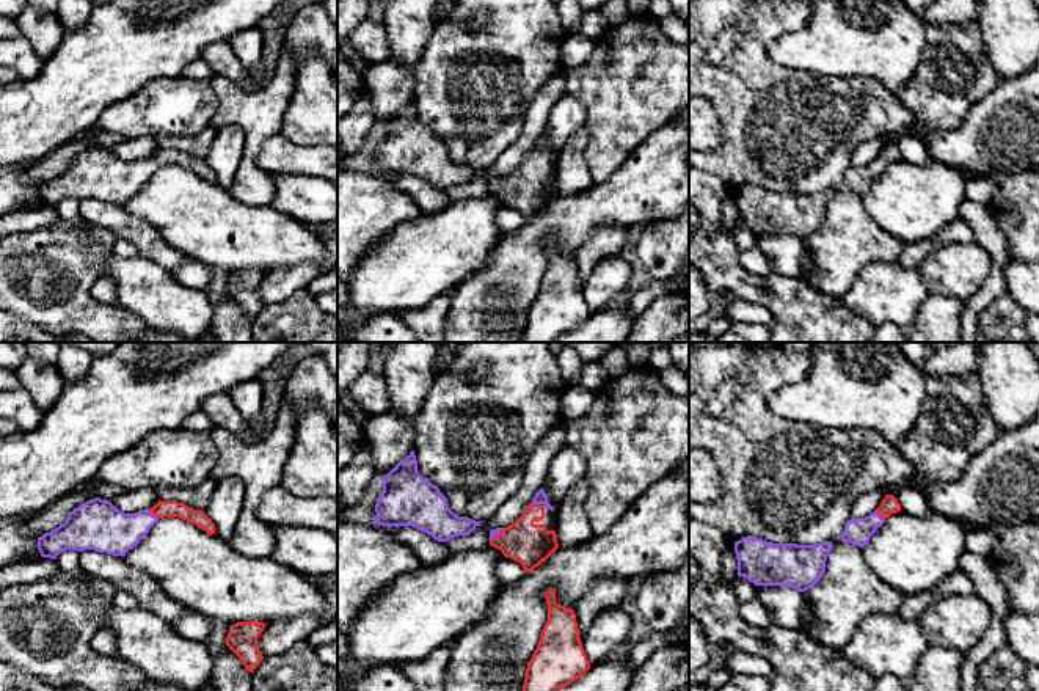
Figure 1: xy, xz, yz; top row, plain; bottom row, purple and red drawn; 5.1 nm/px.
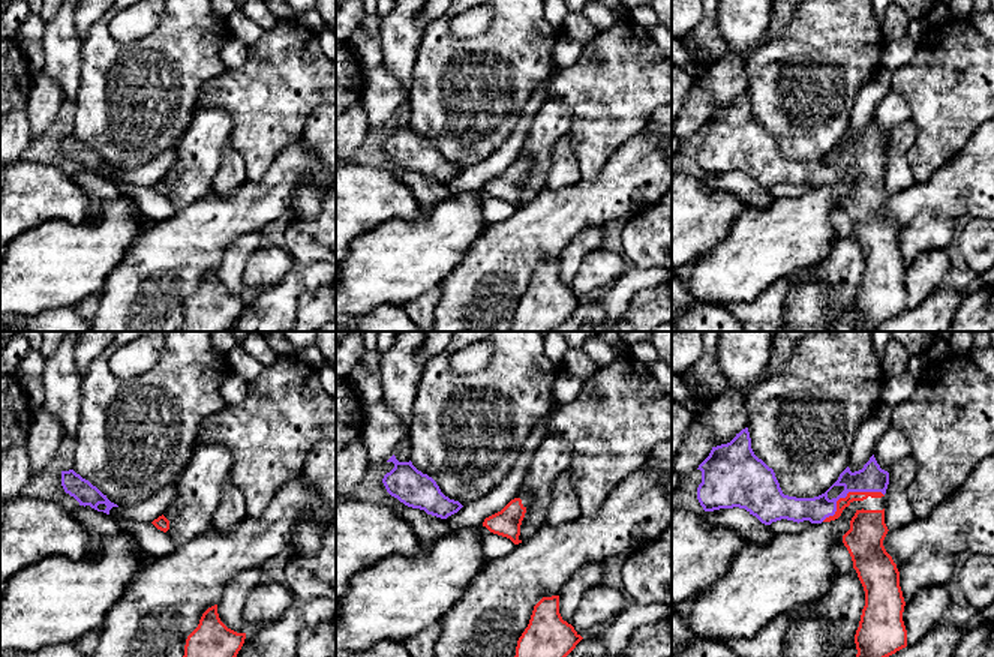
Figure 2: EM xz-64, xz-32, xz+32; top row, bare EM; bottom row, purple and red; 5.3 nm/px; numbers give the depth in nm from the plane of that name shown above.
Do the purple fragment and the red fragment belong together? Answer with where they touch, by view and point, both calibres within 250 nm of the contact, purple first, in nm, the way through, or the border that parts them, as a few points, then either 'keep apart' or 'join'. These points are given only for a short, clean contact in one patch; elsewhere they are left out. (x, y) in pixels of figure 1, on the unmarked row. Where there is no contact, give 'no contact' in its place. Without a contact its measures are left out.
xy (151, 162) | 240/90 nm | across xy (107, 178), (132, 176), (151, 162), (162, 157) | join

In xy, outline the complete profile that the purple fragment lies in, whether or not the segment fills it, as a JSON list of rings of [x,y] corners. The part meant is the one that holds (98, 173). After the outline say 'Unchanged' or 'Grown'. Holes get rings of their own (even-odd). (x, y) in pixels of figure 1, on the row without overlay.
[[[94,146],[69,160],[63,173],[38,185],[38,198],[50,207],[66,198],[94,198],[124,206],[165,165],[188,168],[207,182],[215,182],[215,173],[204,159],[177,149],[159,148],[151,157],[124,162],[110,149]]]. Grown

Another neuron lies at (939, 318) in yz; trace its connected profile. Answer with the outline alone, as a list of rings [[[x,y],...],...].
[[[928,294],[910,324],[885,322],[876,328],[871,342],[962,342],[964,306],[959,298]]]

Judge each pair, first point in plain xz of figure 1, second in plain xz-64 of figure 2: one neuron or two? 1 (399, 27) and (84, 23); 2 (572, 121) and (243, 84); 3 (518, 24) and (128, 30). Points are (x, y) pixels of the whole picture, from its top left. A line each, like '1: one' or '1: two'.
1: two
2: two
3: two

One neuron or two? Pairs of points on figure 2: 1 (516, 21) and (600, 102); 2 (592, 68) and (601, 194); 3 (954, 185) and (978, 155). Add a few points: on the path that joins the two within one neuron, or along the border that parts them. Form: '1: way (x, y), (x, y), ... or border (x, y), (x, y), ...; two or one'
1: border (558, 69), (546, 81); two
2: border (622, 143), (594, 179), (582, 179); two
3: way (961, 177), (976, 162); one

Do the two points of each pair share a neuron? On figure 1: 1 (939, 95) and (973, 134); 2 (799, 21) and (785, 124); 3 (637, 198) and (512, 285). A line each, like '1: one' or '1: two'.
1: two
2: one
3: one

